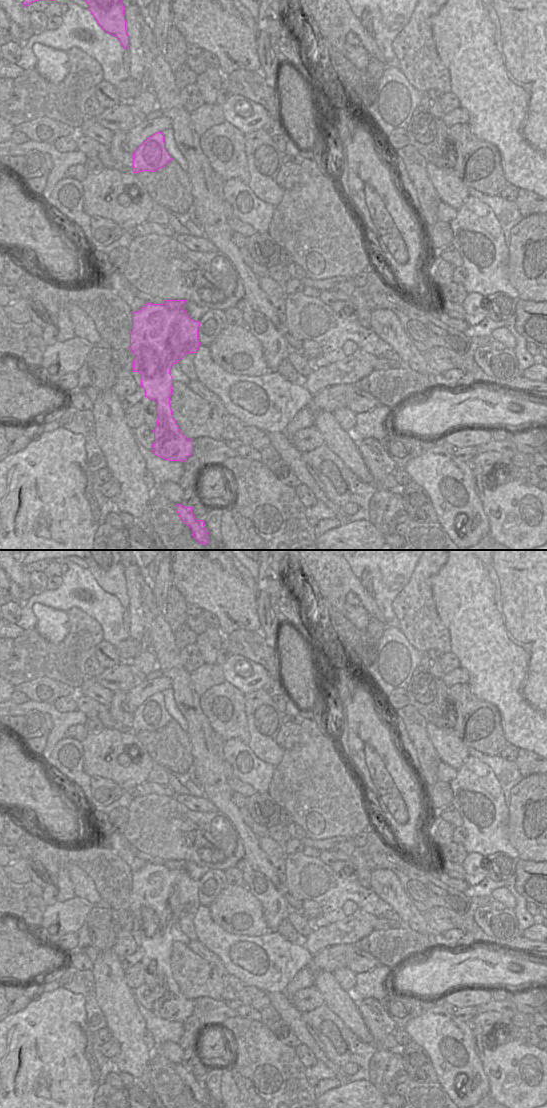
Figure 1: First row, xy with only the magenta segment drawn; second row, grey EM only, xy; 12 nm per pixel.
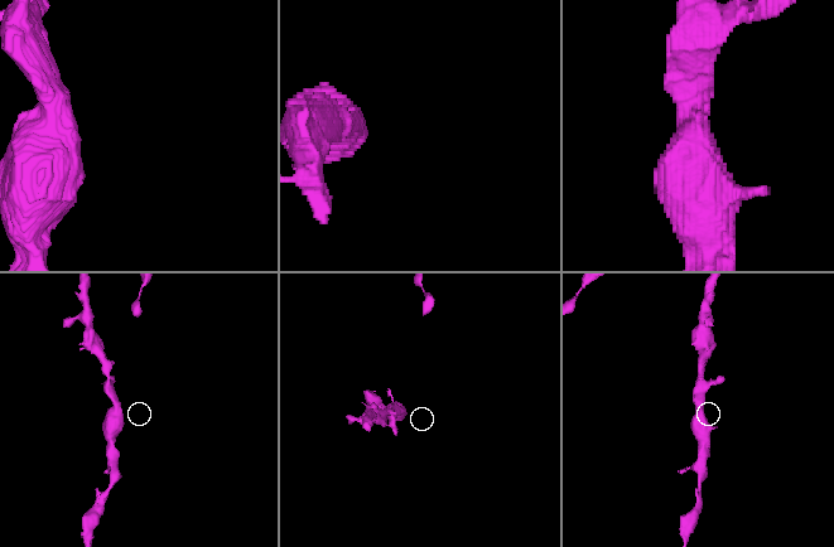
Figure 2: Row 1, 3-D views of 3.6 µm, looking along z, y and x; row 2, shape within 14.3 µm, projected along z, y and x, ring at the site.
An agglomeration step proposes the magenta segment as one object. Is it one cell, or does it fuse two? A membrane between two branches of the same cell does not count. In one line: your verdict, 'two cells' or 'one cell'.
one cell

